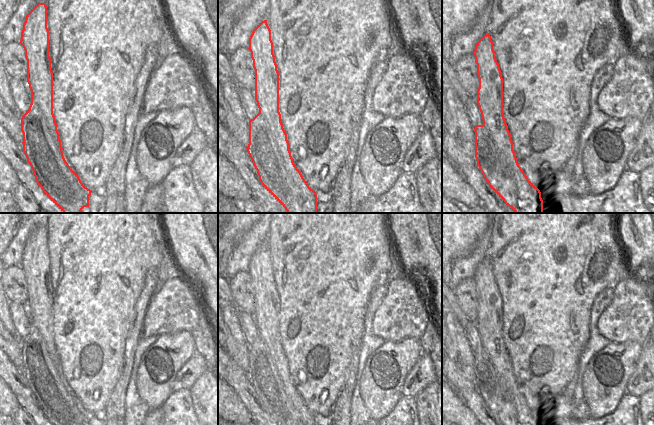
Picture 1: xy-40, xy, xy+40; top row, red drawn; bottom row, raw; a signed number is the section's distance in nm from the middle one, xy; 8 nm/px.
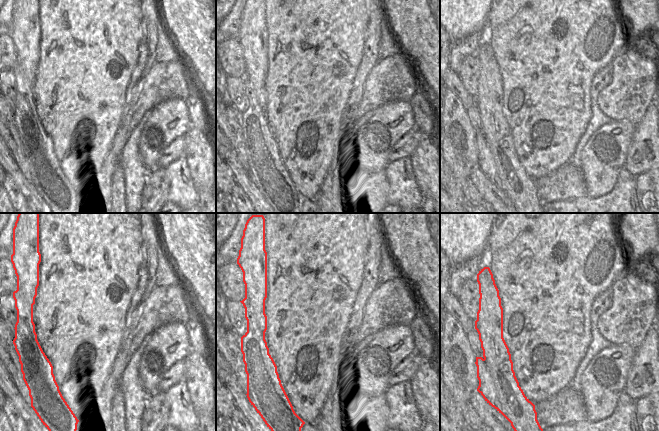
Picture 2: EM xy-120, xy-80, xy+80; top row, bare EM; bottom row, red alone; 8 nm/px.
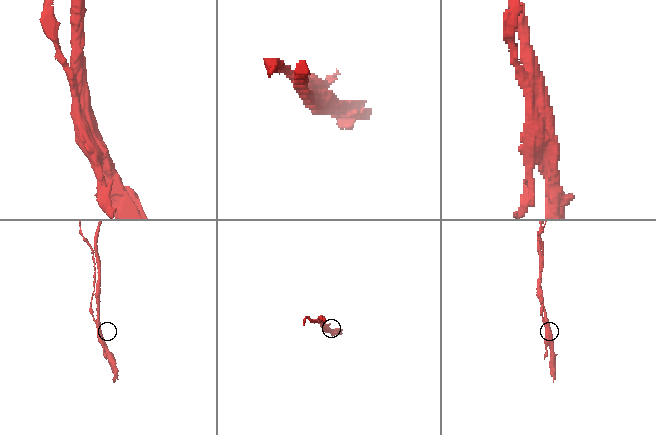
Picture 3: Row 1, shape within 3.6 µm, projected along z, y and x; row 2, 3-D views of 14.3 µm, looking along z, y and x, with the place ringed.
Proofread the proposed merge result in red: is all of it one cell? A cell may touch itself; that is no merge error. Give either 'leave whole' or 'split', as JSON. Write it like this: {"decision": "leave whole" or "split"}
{"decision": "split"}

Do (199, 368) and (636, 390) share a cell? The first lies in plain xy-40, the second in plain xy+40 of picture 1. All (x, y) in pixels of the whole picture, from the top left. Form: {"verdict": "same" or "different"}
{"verdict": "same"}

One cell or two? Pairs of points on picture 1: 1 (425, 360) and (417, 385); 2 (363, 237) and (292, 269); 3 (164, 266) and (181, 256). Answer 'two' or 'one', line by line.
1: one
2: one
3: two

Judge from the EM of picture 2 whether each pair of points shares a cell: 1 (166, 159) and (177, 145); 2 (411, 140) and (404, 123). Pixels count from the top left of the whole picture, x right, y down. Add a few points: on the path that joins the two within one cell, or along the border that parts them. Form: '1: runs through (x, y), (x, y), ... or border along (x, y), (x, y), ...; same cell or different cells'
1: runs through (169, 156), (177, 148); same cell
2: border along (414, 128), (391, 148); different cells

